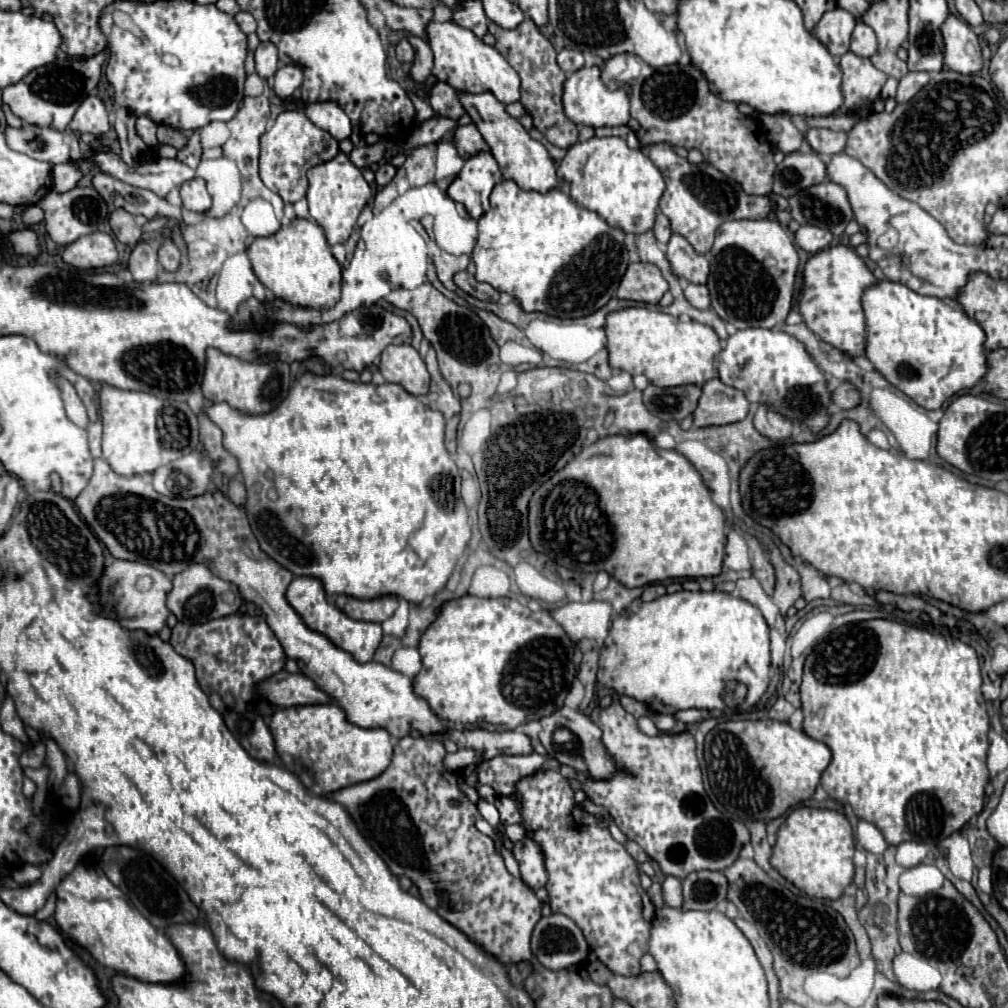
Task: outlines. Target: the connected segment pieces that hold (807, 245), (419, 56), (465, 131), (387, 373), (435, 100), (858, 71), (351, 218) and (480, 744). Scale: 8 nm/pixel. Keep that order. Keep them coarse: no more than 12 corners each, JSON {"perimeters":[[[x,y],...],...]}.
{"perimeters":[[[800,226],[794,242],[814,254],[832,242],[832,232]],[[408,36],[416,50],[410,68],[414,82],[422,84],[432,72],[432,50],[426,40]],[[474,124],[454,130],[454,148],[468,160],[488,150]],[[410,344],[388,346],[378,370],[414,396],[430,374]],[[438,82],[430,106],[444,118],[458,120],[464,108],[458,92]],[[868,58],[838,60],[844,102],[834,116],[874,102],[888,76]],[[340,152],[308,172],[310,216],[330,246],[352,234],[372,198]],[[454,730],[444,738],[474,748],[482,760],[500,754],[532,754],[520,730]]]}

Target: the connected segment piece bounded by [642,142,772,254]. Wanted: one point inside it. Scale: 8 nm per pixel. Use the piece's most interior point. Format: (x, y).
(697, 199)

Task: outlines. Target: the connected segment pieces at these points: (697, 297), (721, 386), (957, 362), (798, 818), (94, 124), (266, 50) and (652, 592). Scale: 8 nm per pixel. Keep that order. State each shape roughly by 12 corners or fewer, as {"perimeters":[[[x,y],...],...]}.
{"perimeters":[[[688,284],[686,300],[698,310],[710,308],[710,294],[706,286]],[[720,378],[702,386],[694,426],[722,426],[746,418],[744,392]],[[902,282],[864,290],[864,356],[926,410],[978,384],[984,330]],[[796,808],[770,864],[808,896],[836,900],[854,878],[844,814]],[[98,96],[76,110],[72,132],[106,134],[108,112]],[[272,42],[254,50],[256,72],[272,78],[278,70],[278,50]],[[650,584],[644,588],[642,600],[650,602],[666,594],[662,584]]]}

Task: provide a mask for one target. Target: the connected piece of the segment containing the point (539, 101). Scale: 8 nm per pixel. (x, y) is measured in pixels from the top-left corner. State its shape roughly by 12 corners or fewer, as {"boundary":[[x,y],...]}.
{"boundary":[[530,18],[490,22],[496,50],[520,74],[520,102],[558,148],[576,144],[560,96],[566,74]]}

